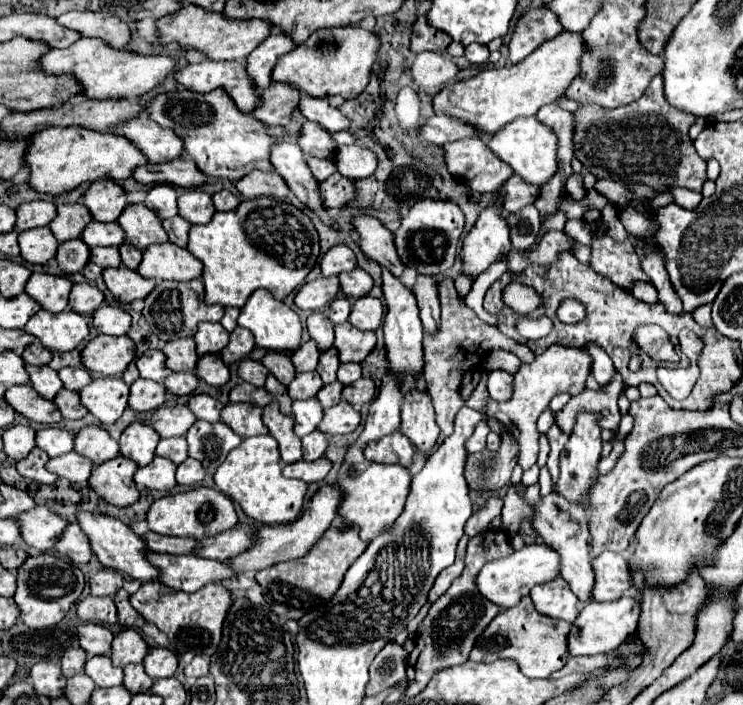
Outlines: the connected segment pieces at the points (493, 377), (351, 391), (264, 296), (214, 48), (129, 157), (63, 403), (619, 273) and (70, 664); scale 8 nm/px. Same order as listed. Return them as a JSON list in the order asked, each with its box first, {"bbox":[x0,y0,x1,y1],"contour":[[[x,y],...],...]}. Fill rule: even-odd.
[{"bbox":[487,370,513,402],"contour":[[[491,370],[487,374],[487,390],[493,400],[507,402],[513,392],[513,376],[505,370]]]},{"bbox":[343,378,375,408],"contour":[[[359,378],[357,382],[343,388],[343,400],[347,400],[355,408],[361,408],[373,398],[375,398],[375,384],[369,378]]]},{"bbox":[239,290,301,352],"contour":[[[255,290],[247,304],[241,308],[241,316],[239,316],[239,326],[247,328],[253,332],[255,342],[259,348],[265,350],[275,350],[275,352],[293,352],[301,346],[301,320],[297,316],[297,312],[293,312],[285,302],[277,302],[267,290]]]},{"bbox":[157,6,269,60],"contour":[[[181,6],[177,12],[167,14],[157,20],[157,34],[161,44],[177,42],[181,48],[193,48],[203,52],[209,60],[245,60],[255,46],[259,46],[269,36],[269,22],[249,20],[249,22],[227,22],[223,14],[205,14],[197,6]]]},{"bbox":[23,126,147,194],"contour":[[[79,126],[71,128],[45,128],[31,136],[31,144],[23,156],[29,168],[29,186],[45,194],[63,194],[75,190],[83,182],[95,180],[121,180],[129,178],[133,166],[147,162],[147,158],[127,140],[115,134],[101,134],[95,130],[85,130]]]},{"bbox":[55,388,87,420],"contour":[[[61,388],[57,392],[55,404],[59,406],[63,418],[69,418],[69,420],[79,420],[87,414],[87,408],[79,400],[79,392],[73,392],[73,390],[67,390],[67,388]]]},{"bbox":[589,236,649,290],"contour":[[[611,236],[593,240],[589,266],[625,290],[631,290],[635,282],[649,282],[649,276],[641,270],[635,250],[629,248],[629,240],[617,242]]]},{"bbox":[61,648,87,678],"contour":[[[69,648],[63,658],[61,658],[61,666],[63,666],[63,674],[67,678],[83,672],[83,666],[87,662],[87,652],[83,648]]]}]

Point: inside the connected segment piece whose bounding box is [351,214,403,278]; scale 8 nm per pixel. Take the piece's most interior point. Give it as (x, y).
(376, 242)

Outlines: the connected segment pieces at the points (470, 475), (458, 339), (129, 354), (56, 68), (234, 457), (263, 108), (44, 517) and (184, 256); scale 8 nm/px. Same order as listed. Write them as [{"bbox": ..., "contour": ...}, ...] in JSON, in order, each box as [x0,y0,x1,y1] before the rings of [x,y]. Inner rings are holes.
[{"bbox":[465,434,519,490],"contour":[[[501,434],[501,448],[497,452],[469,454],[465,460],[465,480],[469,490],[501,490],[509,484],[511,472],[519,458],[519,446],[513,434]]]},{"bbox":[423,280,535,436],"contour":[[[443,280],[439,284],[439,300],[441,300],[441,328],[433,338],[425,334],[423,340],[423,350],[425,350],[423,378],[427,382],[427,392],[433,398],[433,406],[437,412],[437,426],[445,436],[449,436],[453,432],[455,414],[465,404],[459,396],[461,378],[471,366],[475,366],[475,362],[479,362],[475,358],[483,358],[483,354],[487,354],[491,348],[503,348],[507,352],[513,352],[521,362],[535,360],[535,354],[531,354],[531,350],[525,344],[505,338],[495,326],[481,322],[475,316],[475,312],[467,308],[467,304],[459,298],[451,280]]]},{"bbox":[81,336,135,376],"contour":[[[97,336],[81,352],[83,366],[99,376],[121,376],[135,358],[135,344],[129,336]]]},{"bbox":[39,38,175,100],"contour":[[[79,38],[69,48],[47,50],[39,58],[39,68],[47,76],[71,76],[81,86],[81,96],[87,100],[121,100],[137,98],[159,86],[173,72],[175,60],[169,56],[141,56],[129,50],[113,50],[97,38]]]},{"bbox":[215,434,307,524],"contour":[[[271,434],[247,438],[241,442],[241,446],[237,446],[237,450],[231,450],[225,462],[215,472],[215,484],[225,496],[237,502],[249,518],[261,524],[293,522],[299,516],[307,494],[305,482],[285,478],[281,474],[281,456],[277,440]]]},{"bbox":[251,84,299,126],"contour":[[[271,84],[263,92],[259,92],[259,106],[251,112],[253,118],[263,122],[265,126],[285,126],[291,120],[291,112],[297,108],[299,96],[291,86]]]},{"bbox":[17,506,65,550],"contour":[[[35,506],[17,518],[23,534],[23,542],[37,550],[51,550],[57,542],[57,534],[65,528],[65,522],[47,506]]]},{"bbox":[137,242,203,282],"contour":[[[165,242],[153,244],[143,252],[143,260],[137,272],[143,274],[143,278],[153,280],[189,282],[201,276],[203,264],[187,248],[179,248],[171,242]]]}]

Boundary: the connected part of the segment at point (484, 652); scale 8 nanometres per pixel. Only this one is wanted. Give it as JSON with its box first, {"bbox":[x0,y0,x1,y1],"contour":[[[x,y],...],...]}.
{"bbox":[469,598,569,678],"contour":[[[521,598],[521,602],[513,608],[499,612],[483,634],[477,638],[469,660],[473,662],[495,662],[497,658],[515,660],[525,676],[531,678],[549,678],[553,672],[565,666],[569,654],[565,646],[565,636],[569,634],[569,622],[557,622],[555,618],[545,618],[533,610],[529,598]]]}

